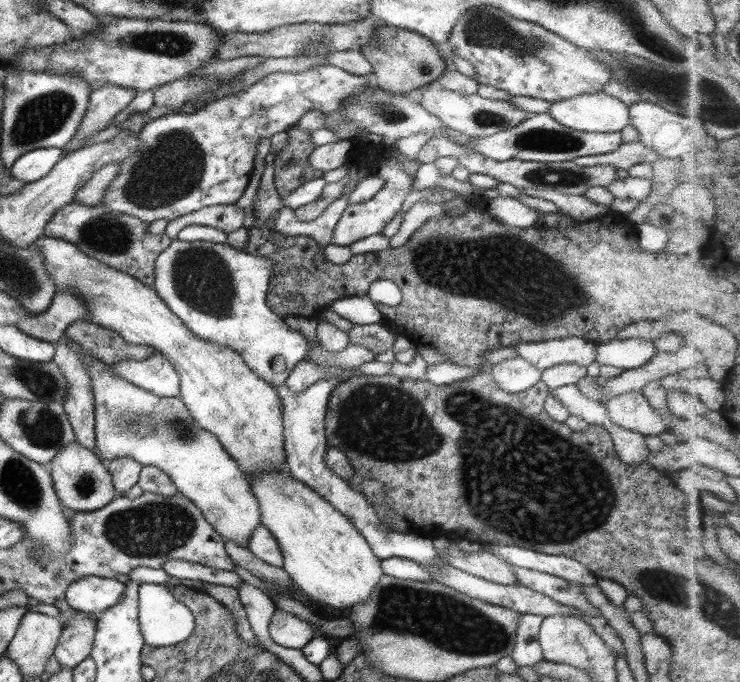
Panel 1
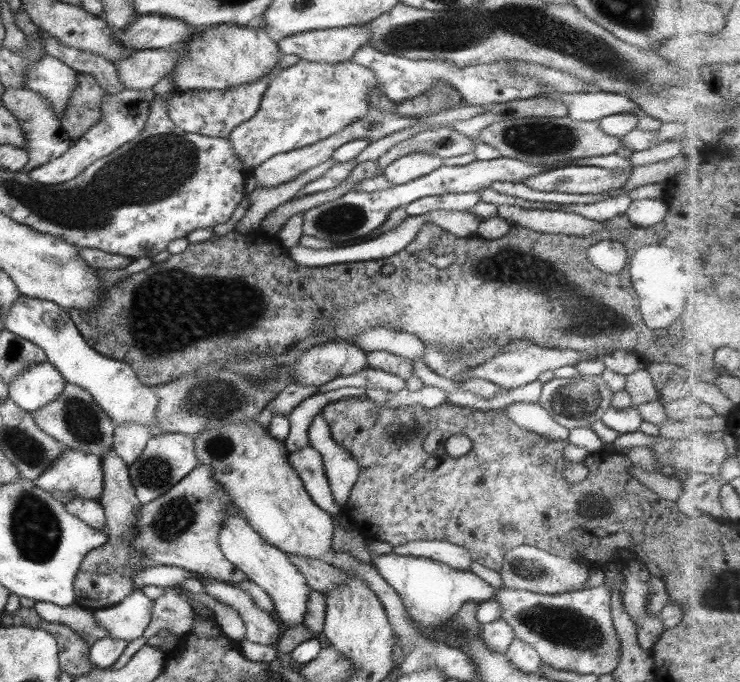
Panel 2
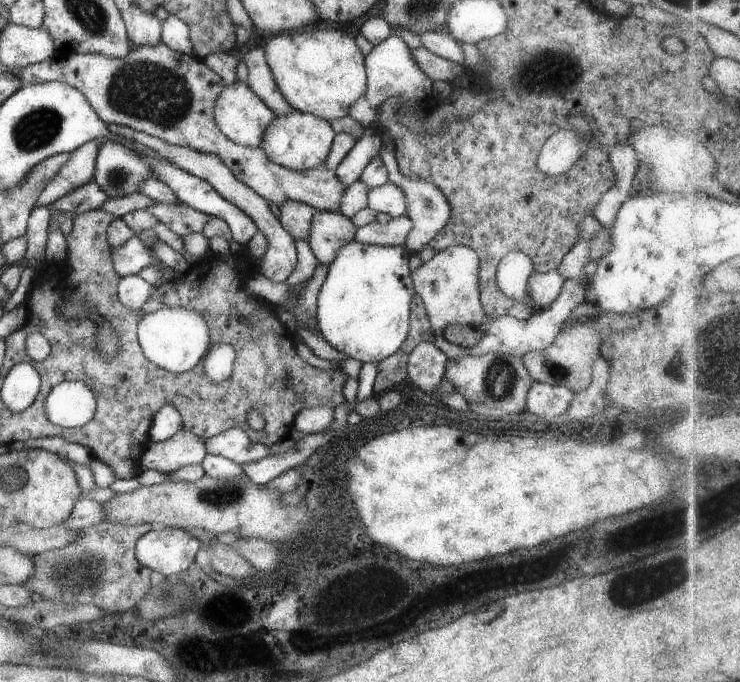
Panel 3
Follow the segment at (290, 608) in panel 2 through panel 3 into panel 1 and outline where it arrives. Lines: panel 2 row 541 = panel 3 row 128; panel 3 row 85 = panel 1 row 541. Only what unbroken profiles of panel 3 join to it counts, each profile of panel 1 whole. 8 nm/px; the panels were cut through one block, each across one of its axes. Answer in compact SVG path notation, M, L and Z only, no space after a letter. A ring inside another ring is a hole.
M64 339L64 342L78 354L78 358L88 370L91 379L91 393L94 397L94 434L96 456L105 463L114 459L132 459L142 468L151 466L157 468L176 486L179 494L191 500L200 510L203 518L221 535L222 540L231 541L241 547L246 547L253 529L260 524L261 514L255 496L251 494L248 478L242 474L231 456L219 444L215 435L199 427L189 415L187 408L178 397L160 398L126 382L123 378L113 375L105 365L92 358L76 344Z

